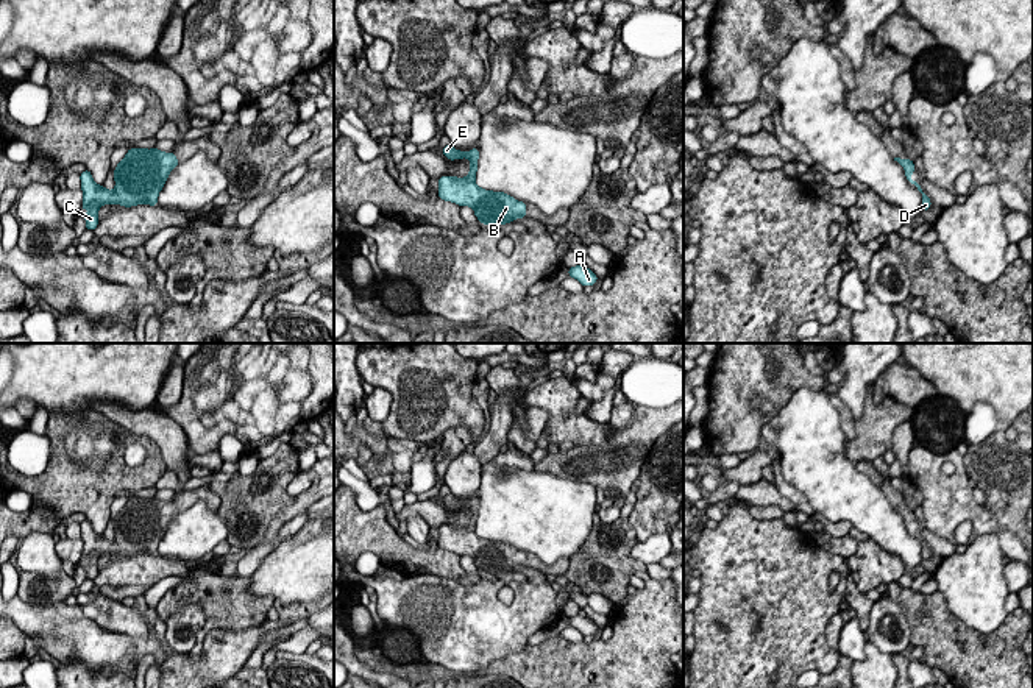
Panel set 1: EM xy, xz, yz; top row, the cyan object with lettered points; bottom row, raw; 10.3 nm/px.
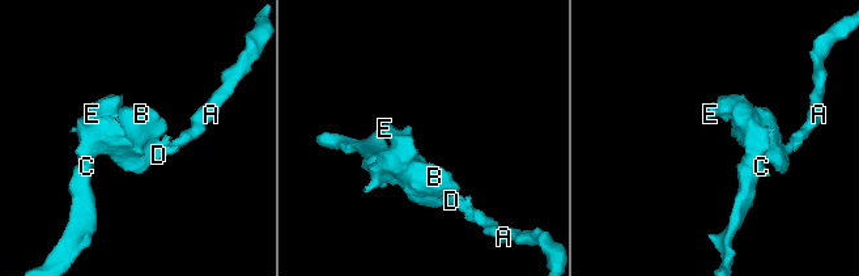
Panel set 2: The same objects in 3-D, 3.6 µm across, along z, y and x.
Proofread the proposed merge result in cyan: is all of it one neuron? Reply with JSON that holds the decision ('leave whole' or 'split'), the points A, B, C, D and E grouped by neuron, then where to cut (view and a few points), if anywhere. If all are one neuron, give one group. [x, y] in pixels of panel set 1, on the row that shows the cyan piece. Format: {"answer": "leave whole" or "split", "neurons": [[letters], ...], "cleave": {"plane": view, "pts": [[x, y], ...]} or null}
{"answer": "leave whole", "neurons": [["A", "B", "C", "D", "E"]], "cleave": null}

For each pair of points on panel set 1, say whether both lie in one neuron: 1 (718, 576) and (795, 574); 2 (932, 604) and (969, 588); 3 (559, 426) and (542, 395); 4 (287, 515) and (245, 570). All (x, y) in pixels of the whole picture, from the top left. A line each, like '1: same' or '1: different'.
1: same
2: different
3: same
4: same

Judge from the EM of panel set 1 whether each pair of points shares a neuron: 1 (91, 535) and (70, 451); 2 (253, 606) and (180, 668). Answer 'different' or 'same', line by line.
1: different
2: different

